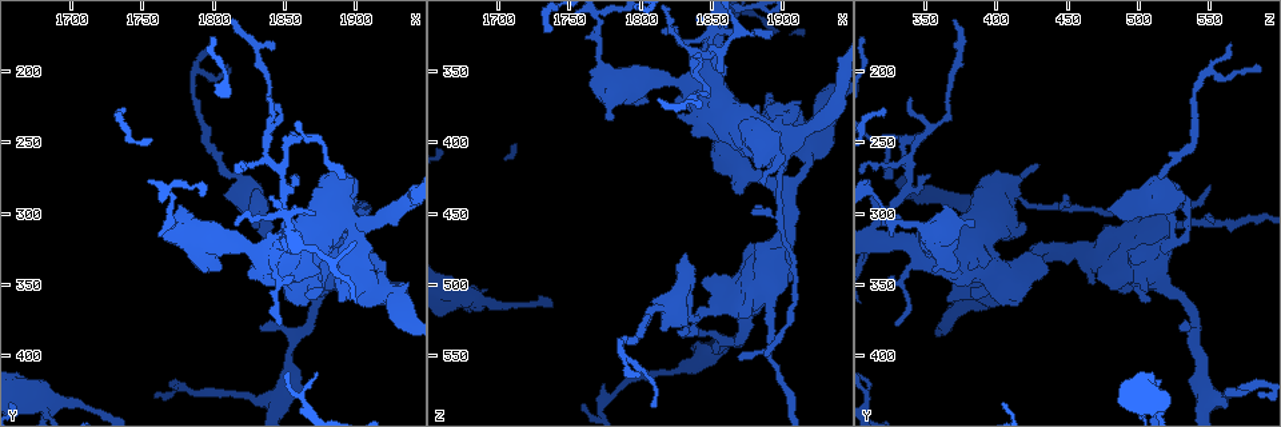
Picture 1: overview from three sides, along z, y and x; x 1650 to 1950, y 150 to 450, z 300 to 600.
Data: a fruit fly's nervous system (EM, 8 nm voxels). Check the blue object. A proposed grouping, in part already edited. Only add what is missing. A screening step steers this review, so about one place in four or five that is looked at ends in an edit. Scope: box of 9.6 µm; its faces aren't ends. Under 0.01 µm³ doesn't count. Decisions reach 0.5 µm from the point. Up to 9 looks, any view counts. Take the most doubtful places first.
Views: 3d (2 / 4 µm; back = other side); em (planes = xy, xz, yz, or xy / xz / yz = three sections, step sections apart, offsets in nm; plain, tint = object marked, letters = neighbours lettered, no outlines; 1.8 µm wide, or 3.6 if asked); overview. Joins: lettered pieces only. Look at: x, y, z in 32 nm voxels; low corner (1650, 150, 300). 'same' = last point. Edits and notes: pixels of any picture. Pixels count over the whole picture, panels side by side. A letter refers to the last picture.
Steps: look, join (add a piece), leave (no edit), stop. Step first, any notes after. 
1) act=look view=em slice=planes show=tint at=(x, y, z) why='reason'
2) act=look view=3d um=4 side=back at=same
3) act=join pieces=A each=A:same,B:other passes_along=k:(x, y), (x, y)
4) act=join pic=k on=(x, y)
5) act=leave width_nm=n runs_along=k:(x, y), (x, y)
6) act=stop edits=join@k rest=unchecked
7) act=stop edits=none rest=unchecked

act=look view=em um=3.6 slice=planes show=plain at=(1894, 278, 410) why='calibre changes'

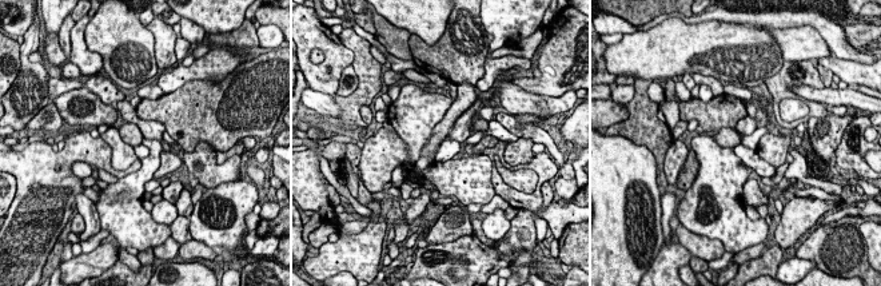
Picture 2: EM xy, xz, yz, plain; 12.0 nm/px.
act=look view=em um=3.6 slice=planes show=letters at=same why='what lies round it'

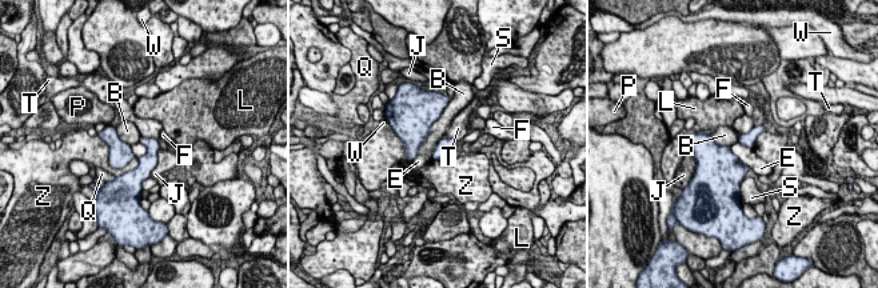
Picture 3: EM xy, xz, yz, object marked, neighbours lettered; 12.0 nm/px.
act=leave width_nm=160 longest_contact=B:800nm each=B:other,E:other,F:other,J:other,L:other,P:other,Q:other,S:other,T:other,W:other,Z:other found='no lettered piece goes on from it'

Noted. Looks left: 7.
act=look view=3d um=4 at=(1832, 296, 492) why='sudden change in width'

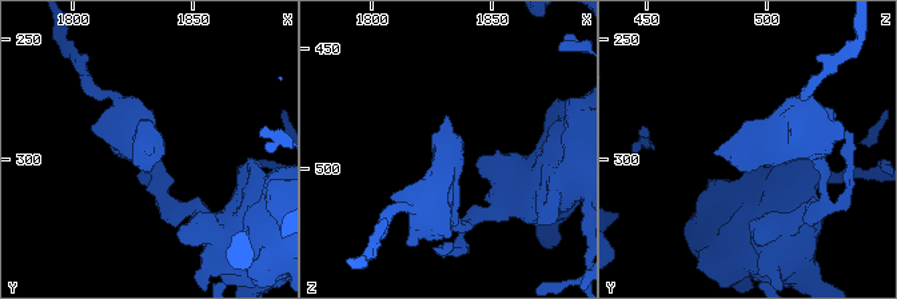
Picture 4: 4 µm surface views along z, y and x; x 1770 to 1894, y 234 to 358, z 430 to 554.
act=look view=em um=3.6 slice=xy step=4 show=tint at=(1832, 296, 494) why='need the tissue'

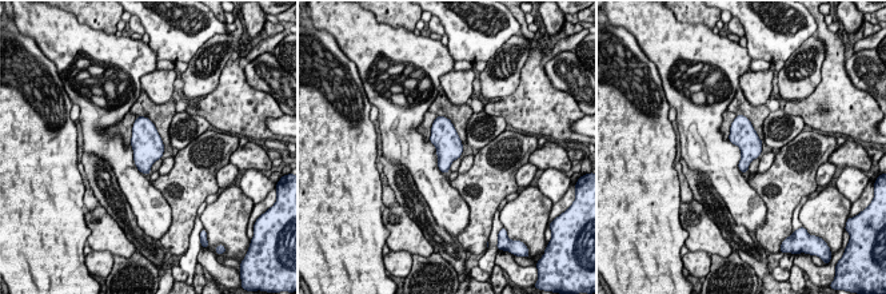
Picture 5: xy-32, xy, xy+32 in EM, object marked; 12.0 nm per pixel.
act=look view=em um=3.6 slice=planes show=letters at=same why='another direction'

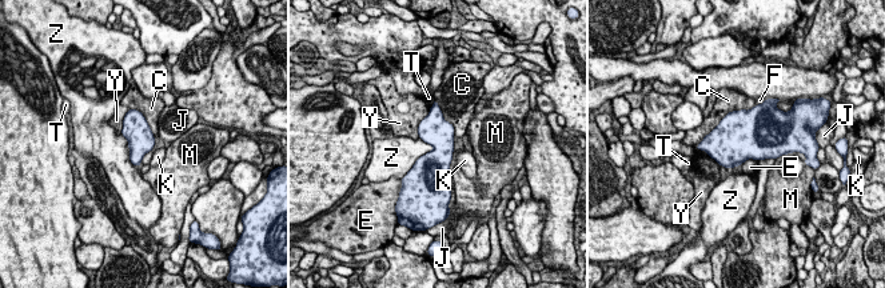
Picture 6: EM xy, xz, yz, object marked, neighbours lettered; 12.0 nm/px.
act=leave width_nm=320 each=C:other,E:other,F:other,J:other,K:other,M:other,T:other,Y:other,Z:other found='no lettered piece goes on from it'

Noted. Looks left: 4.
act=look view=3d um=4 at=(1886, 280, 550) why='end of a long branch'

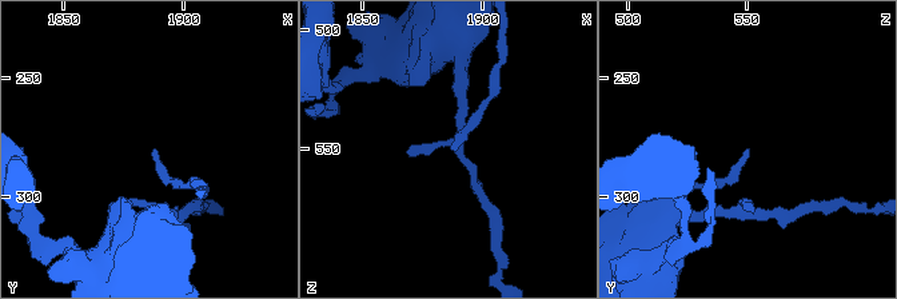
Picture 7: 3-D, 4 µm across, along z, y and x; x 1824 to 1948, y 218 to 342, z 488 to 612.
act=look view=em slice=planes show=plain at=(1888, 279, 549)

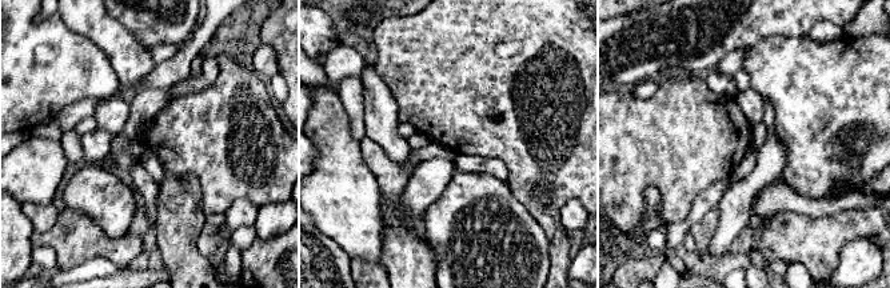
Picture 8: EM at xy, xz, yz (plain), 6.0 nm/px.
act=look view=em slice=planes show=letters at=same why='what lies round it'

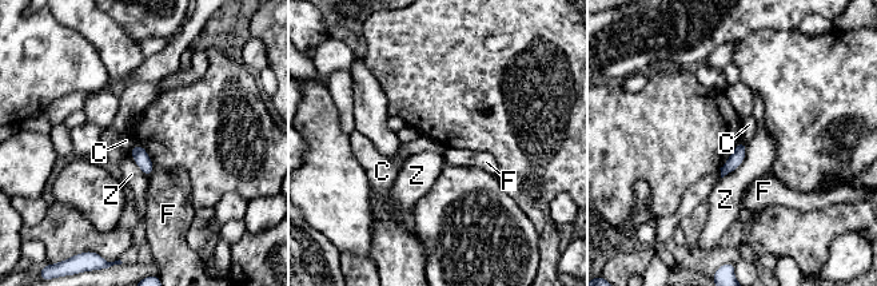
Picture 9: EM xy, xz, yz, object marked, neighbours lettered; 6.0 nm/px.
act=leave longest_contact=Z:260nm each=C:other,F:other,Z:other border=9:(136, 143), (130, 151) found='no lettered piece goes on from it'

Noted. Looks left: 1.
act=stop edits=none rest=unchecked

